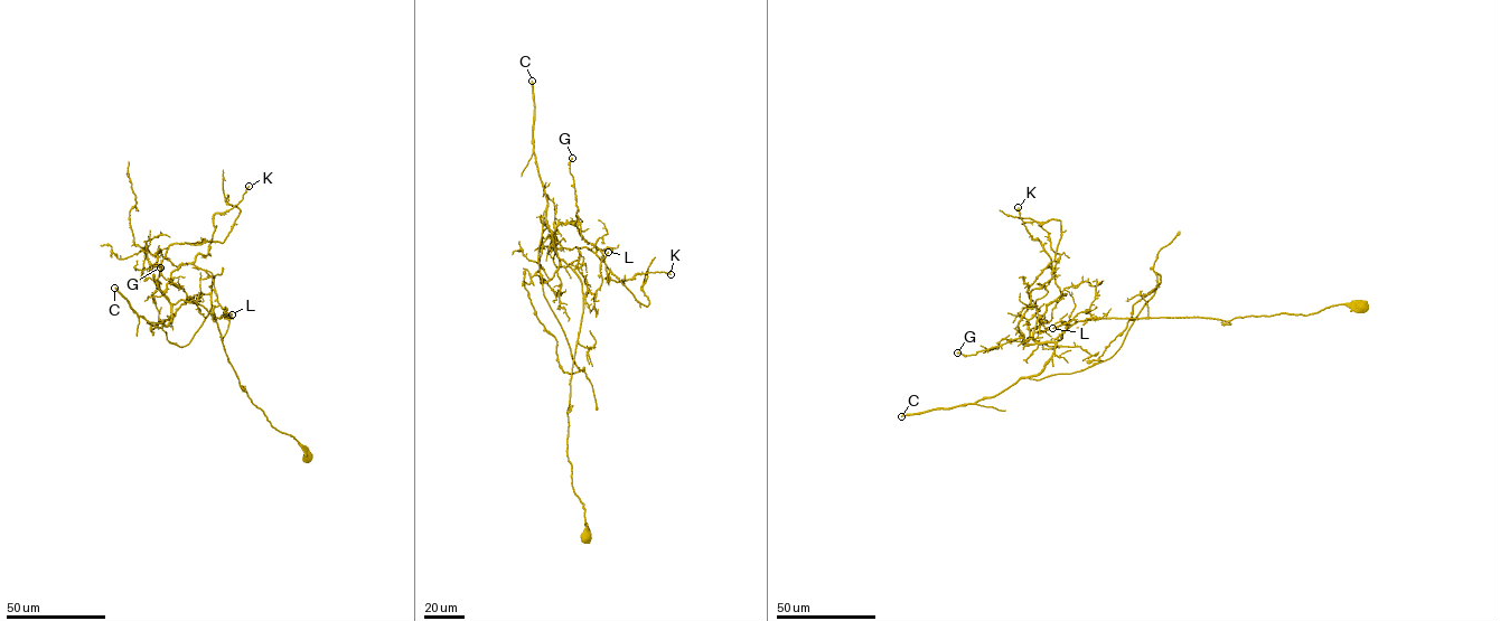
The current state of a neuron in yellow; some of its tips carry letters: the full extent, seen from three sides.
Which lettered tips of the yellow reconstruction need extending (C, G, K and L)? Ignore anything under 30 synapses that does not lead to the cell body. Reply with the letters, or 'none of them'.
C

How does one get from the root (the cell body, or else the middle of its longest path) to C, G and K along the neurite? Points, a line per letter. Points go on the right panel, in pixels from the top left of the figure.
C: (1363, 307), (1340, 304), (1308, 314), (1225, 321), (1078, 321), (1063, 330), (1037, 375), (974, 403), (901, 416)
G: (1363, 307), (1225, 321), (1093, 319), (1070, 325), (1056, 341), (1030, 344), (1022, 336), (974, 355), (957, 353)
K: (1363, 307), (1225, 321), (1093, 319), (1070, 325), (1056, 341), (1027, 342), (1018, 325), (1052, 267), (1018, 207)

